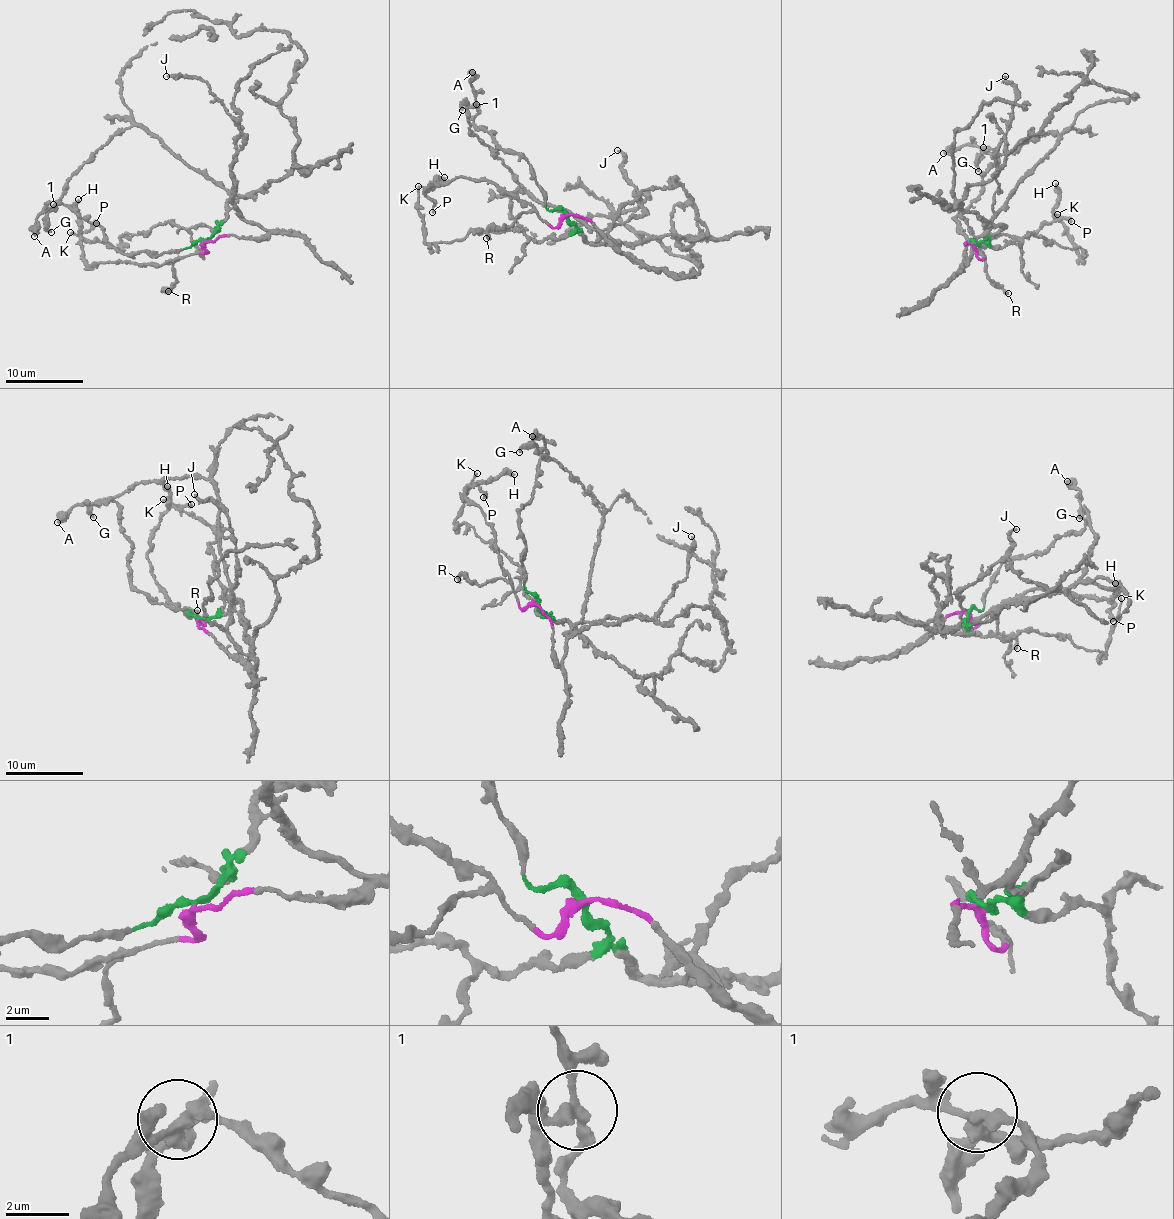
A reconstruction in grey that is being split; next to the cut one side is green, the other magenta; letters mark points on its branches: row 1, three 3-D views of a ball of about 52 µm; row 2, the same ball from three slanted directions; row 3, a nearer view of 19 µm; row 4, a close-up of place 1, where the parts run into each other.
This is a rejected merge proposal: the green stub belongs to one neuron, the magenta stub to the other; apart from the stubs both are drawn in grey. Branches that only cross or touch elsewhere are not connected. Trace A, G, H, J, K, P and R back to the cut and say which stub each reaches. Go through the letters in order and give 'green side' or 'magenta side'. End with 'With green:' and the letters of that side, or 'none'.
A: green side
G: magenta side
H: magenta side
J: magenta side
K: green side
P: magenta side
R: magenta side
With green: A, K

